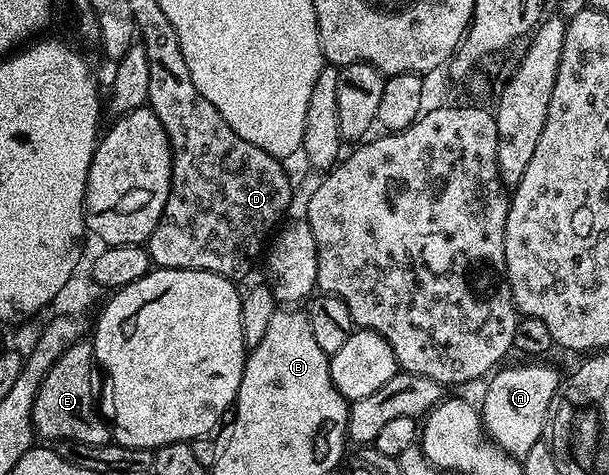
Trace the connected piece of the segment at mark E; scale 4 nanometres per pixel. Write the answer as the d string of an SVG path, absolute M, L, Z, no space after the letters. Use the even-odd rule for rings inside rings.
M89 340L73 341L54 360L48 375L44 375L34 400L34 431L39 438L47 437L50 443L65 439L89 445L105 445L111 440L111 426L105 416L102 418L98 414L98 393L94 390L94 373L96 374L94 346Z

